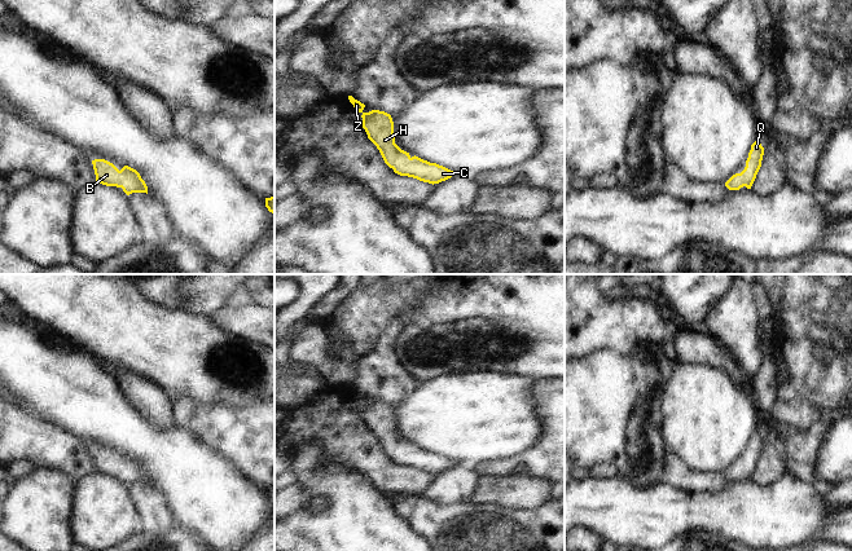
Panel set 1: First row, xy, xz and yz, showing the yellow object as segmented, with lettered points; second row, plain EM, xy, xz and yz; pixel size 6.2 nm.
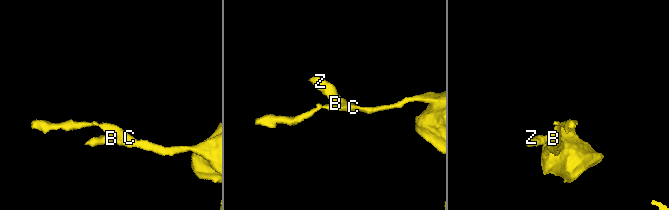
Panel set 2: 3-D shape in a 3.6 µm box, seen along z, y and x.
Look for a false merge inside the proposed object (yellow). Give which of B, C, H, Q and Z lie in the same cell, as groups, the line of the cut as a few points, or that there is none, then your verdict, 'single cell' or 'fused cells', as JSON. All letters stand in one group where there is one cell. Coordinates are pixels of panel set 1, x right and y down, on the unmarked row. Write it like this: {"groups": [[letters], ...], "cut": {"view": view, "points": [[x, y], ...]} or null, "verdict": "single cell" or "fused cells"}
{"groups": [["B", "C", "H", "Q", "Z"]], "cut": null, "verdict": "single cell"}

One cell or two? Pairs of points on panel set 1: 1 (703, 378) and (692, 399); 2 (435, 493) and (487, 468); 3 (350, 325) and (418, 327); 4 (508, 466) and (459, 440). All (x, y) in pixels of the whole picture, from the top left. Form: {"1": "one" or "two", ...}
{"1": "one", "2": "two", "3": "one", "4": "two"}

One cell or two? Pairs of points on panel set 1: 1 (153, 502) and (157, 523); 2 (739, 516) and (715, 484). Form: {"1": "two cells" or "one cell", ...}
{"1": "one cell", "2": "two cells"}

